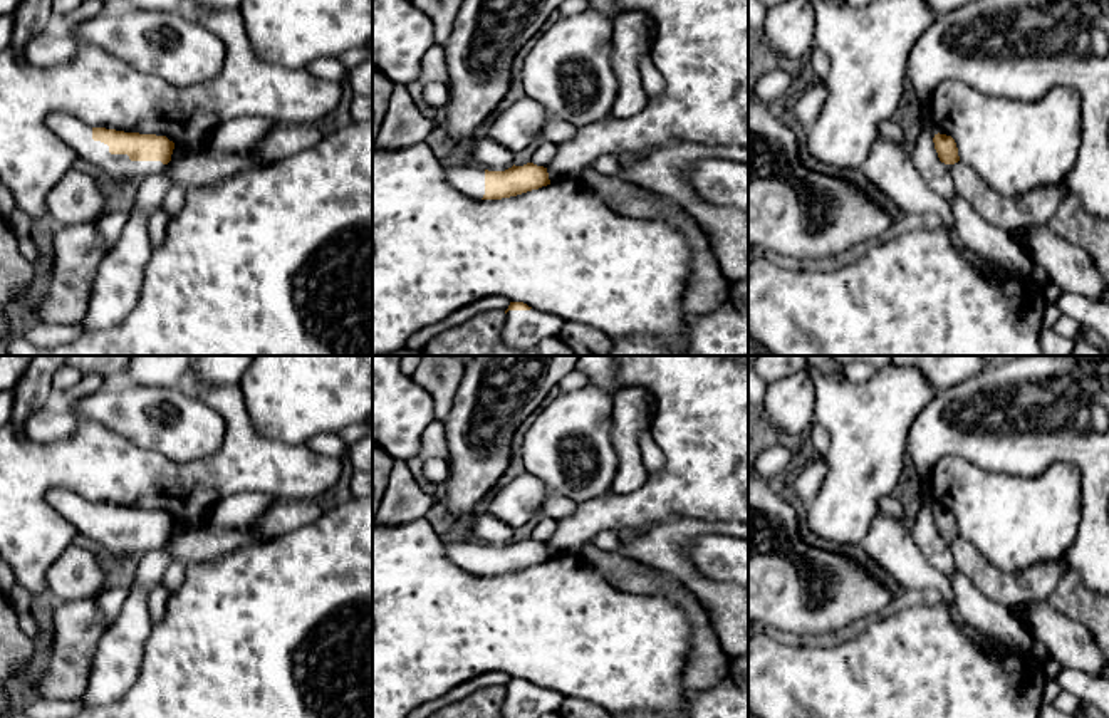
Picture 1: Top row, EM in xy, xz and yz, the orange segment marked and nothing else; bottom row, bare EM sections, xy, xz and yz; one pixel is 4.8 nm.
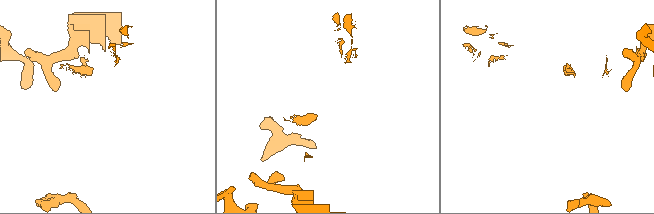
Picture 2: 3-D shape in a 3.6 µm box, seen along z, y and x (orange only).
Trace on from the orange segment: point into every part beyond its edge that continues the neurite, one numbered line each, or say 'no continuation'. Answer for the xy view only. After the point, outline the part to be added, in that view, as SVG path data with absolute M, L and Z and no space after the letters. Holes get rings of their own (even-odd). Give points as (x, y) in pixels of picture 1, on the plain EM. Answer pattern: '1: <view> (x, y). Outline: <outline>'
1: xy (79, 512). Outline: M64 488L50 490L49 503L65 515L82 535L119 557L138 560L166 542L161 537L131 537L128 530L111 530L107 520L92 515L92 503Z

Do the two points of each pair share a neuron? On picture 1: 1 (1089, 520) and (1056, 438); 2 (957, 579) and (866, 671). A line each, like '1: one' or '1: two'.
1: one
2: two

